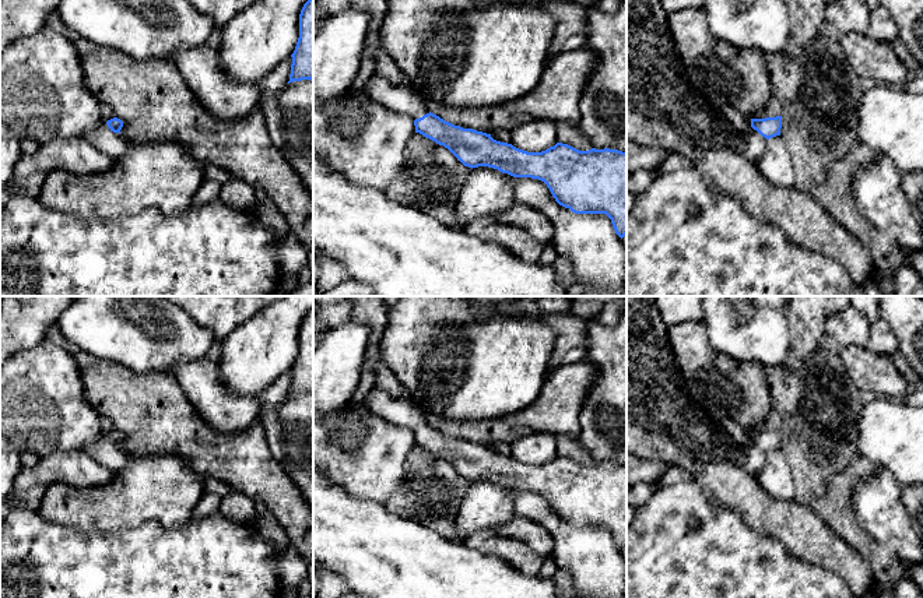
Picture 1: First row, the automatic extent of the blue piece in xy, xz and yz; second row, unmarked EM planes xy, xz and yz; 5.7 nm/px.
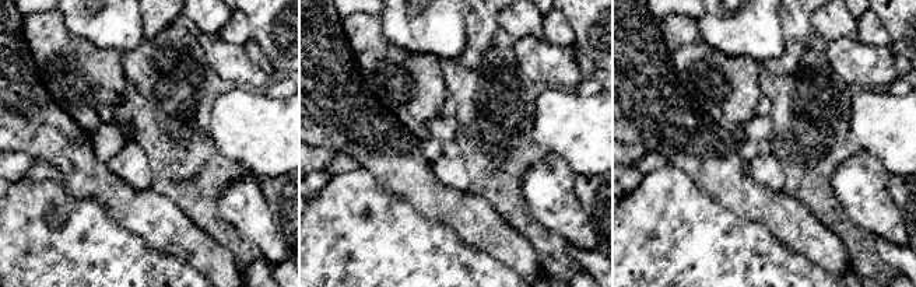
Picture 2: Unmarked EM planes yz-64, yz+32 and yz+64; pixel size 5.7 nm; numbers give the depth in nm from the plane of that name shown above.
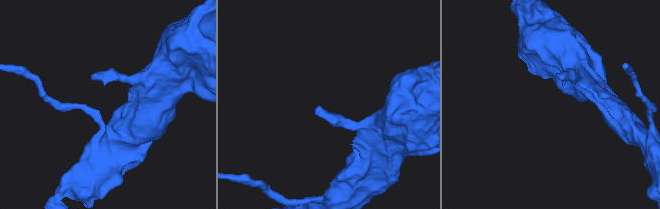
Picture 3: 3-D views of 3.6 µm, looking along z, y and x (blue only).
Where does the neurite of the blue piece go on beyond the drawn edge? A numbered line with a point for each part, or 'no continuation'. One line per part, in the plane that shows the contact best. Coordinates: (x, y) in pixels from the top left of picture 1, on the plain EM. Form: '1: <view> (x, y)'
1: xy (113, 457)

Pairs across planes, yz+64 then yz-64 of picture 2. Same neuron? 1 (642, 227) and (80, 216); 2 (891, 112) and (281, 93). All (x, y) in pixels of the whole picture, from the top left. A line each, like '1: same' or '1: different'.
1: same
2: different

